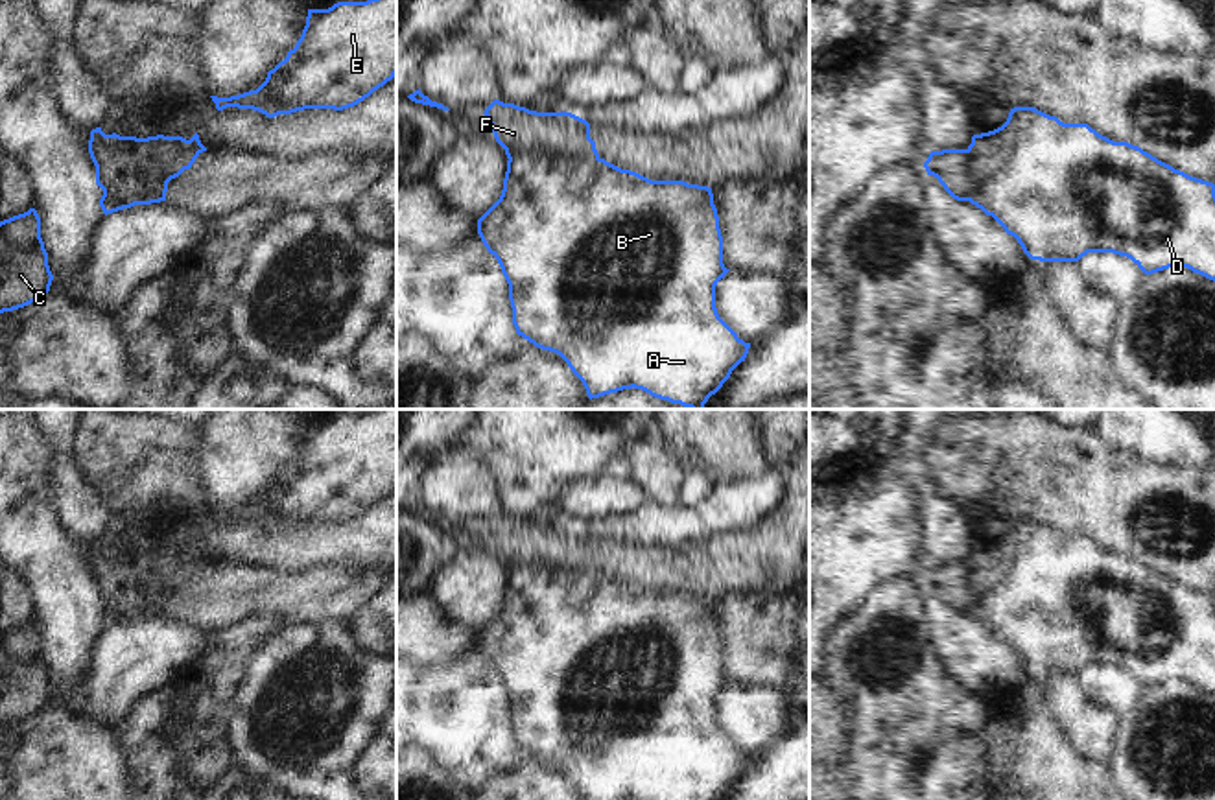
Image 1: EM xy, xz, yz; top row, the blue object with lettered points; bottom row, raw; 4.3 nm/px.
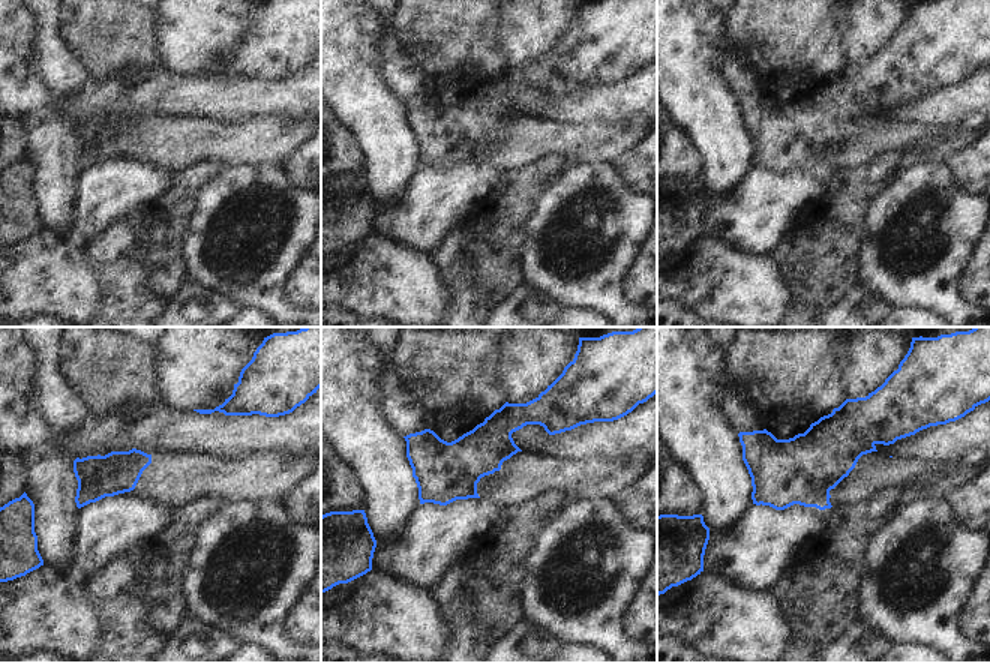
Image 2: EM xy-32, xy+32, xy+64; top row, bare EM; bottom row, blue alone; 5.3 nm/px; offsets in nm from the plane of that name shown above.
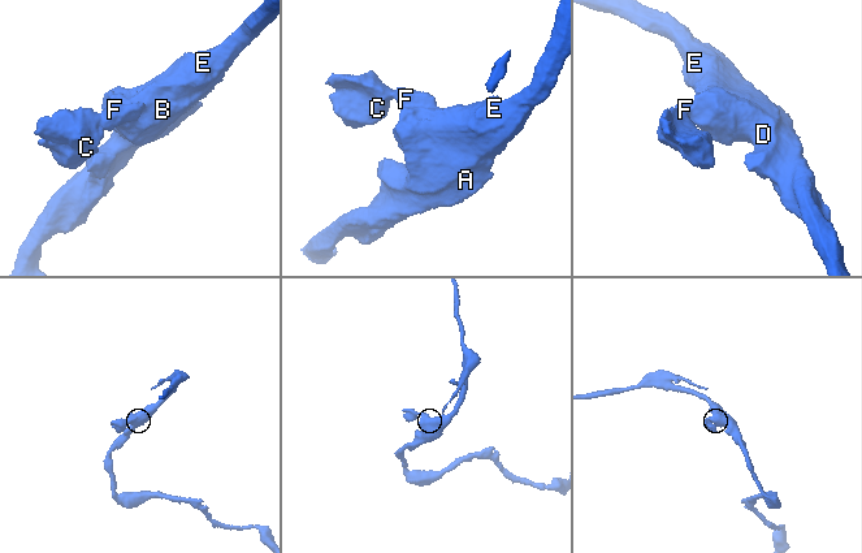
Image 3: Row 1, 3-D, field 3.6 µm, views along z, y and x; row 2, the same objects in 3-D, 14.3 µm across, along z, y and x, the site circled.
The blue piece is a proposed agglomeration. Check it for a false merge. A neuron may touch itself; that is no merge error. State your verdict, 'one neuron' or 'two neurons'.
two neurons

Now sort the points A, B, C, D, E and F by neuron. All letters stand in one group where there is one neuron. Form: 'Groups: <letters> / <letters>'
Groups: A B D E / C F.

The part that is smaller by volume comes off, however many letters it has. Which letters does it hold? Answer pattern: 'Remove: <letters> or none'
Remove: C, F

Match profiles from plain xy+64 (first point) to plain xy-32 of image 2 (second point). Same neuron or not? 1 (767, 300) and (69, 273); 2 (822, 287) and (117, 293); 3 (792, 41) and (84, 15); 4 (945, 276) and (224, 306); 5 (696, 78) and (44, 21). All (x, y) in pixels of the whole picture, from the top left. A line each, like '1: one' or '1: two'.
1: one
2: two
3: one
4: two
5: two

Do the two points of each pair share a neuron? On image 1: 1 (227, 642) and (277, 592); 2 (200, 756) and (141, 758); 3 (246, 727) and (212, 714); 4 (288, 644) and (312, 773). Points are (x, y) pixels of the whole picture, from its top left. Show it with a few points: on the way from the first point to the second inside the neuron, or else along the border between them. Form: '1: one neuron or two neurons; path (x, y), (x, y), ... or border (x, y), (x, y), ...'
1: two neurons; border (242, 620), (205, 635)
2: two neurons; border (165, 714), (166, 740), (181, 780)
3: two neurons; border (242, 681), (225, 729), (231, 764)
4: one neuron; path (266, 684), (247, 717), (247, 734), (271, 762)

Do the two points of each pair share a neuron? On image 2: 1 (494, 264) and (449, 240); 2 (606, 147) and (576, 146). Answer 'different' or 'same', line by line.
1: different
2: same

